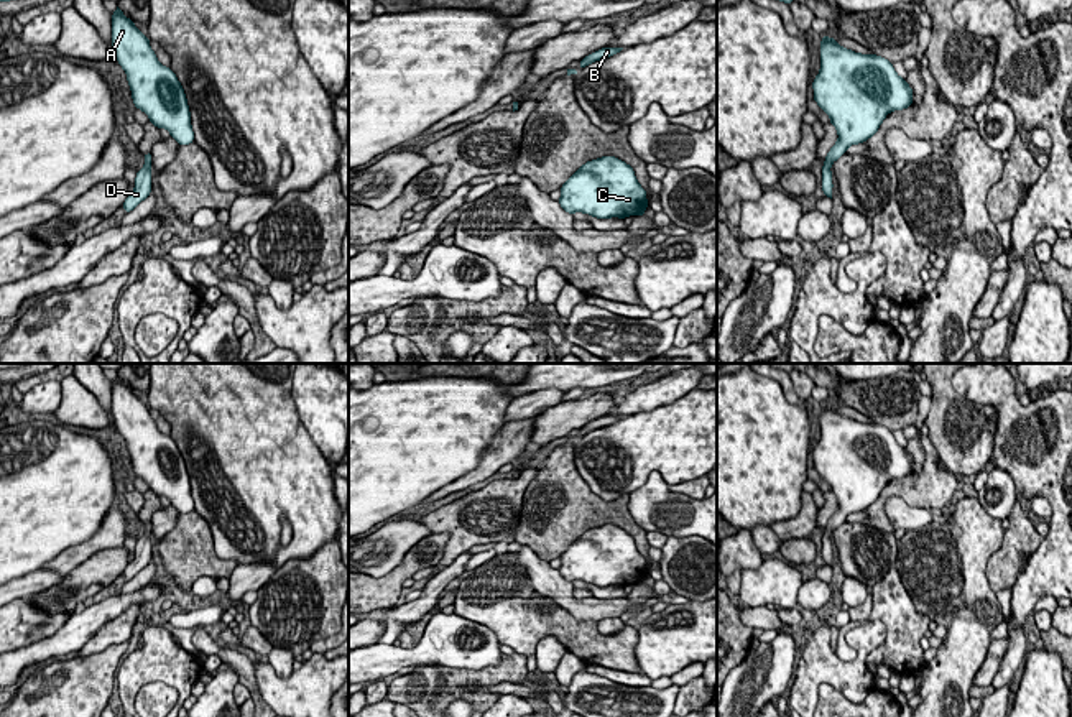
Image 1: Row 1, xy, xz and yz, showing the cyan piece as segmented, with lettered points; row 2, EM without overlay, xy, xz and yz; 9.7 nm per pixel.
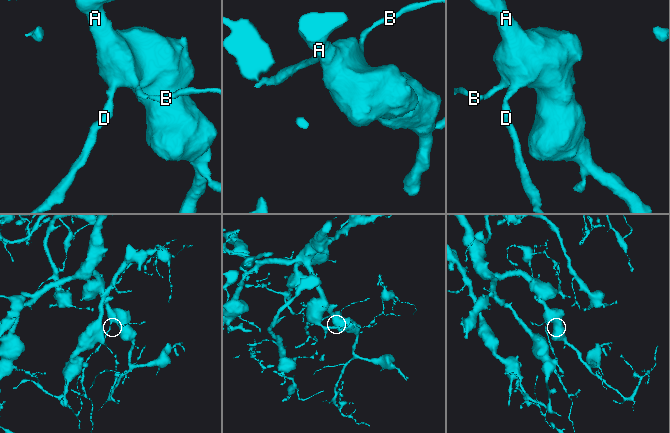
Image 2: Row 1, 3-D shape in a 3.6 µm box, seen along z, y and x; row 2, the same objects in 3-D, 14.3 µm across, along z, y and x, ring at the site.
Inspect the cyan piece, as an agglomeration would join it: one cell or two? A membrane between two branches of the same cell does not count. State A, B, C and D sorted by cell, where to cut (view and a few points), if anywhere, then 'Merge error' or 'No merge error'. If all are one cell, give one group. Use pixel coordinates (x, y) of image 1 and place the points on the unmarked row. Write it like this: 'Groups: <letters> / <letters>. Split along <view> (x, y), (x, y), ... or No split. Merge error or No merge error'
Groups: A B C D. No split. No merge error

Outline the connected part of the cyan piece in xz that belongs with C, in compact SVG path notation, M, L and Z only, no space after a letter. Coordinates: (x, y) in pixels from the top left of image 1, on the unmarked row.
M615 525L587 530L561 554L561 576L584 581L597 587L643 584L646 559L636 549L635 539Z

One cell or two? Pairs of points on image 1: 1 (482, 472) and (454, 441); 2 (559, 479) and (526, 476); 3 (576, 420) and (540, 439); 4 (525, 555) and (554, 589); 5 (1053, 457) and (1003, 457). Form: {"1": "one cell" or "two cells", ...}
{"1": "two cells", "2": "two cells", "3": "one cell", "4": "one cell", "5": "one cell"}

